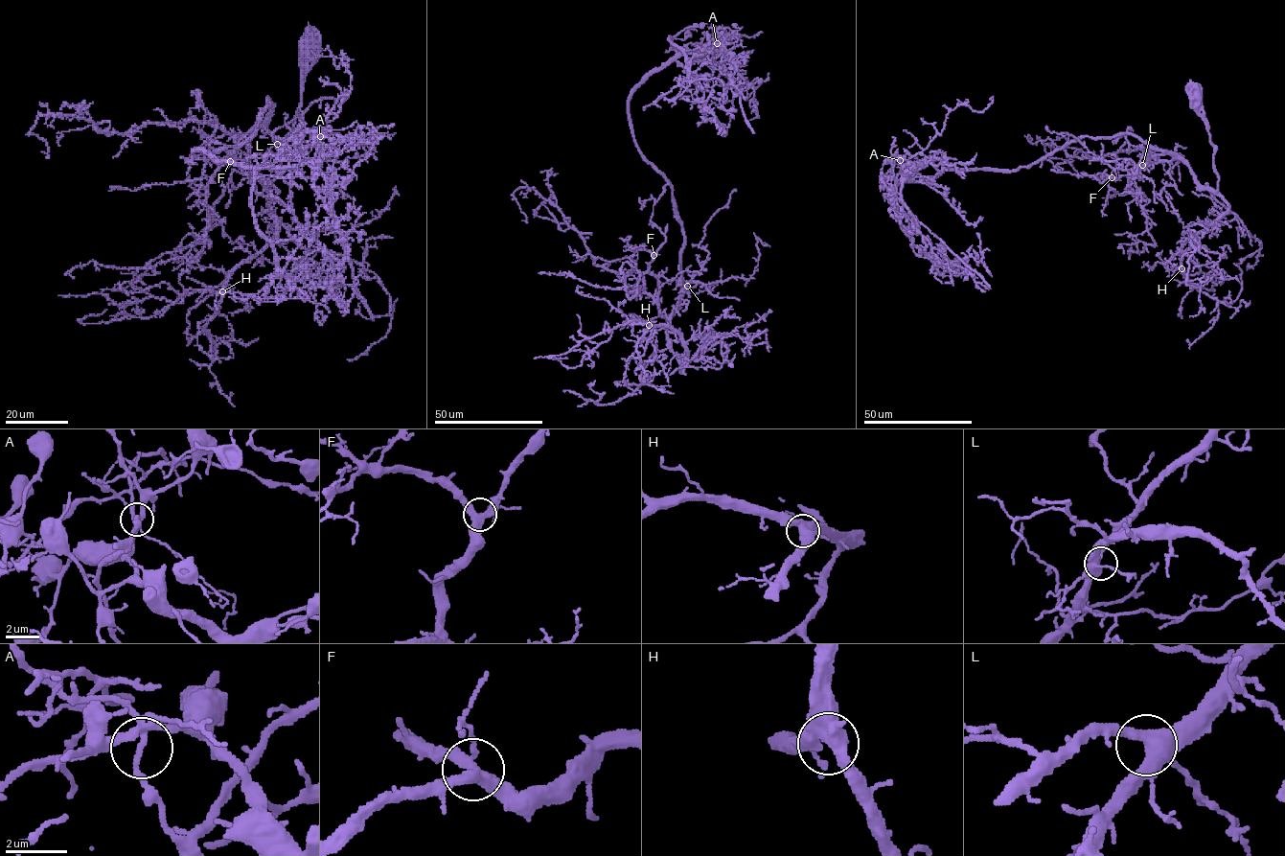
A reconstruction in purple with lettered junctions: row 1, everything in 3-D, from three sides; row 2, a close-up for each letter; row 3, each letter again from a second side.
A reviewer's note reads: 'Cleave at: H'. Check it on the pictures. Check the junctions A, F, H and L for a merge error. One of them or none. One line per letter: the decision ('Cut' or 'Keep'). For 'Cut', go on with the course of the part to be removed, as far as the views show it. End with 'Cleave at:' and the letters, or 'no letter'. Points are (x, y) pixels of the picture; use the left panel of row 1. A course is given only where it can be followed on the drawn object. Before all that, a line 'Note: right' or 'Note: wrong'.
Note: wrong
A: Cut. Course of the part to remove: (319, 136), (313, 189), (337, 223), (344, 253), (328, 260), (304, 288), (260, 298), (217, 292), (217, 309)
F: Keep
H: Keep
L: Keep
Cleave at: A

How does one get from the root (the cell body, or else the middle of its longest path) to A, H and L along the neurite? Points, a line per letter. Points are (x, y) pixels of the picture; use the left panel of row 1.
A: (308, 45), (272, 180), (248, 143), (268, 99), (245, 141), (194, 150), (286, 167), (316, 160), (319, 136)
H: (308, 45), (298, 114), (278, 173), (269, 184), (269, 208), (276, 223), (276, 234), (231, 274), (222, 291)
L: (308, 45), (293, 132), (278, 173), (263, 181), (251, 173), (248, 137), (262, 127), (277, 144)

